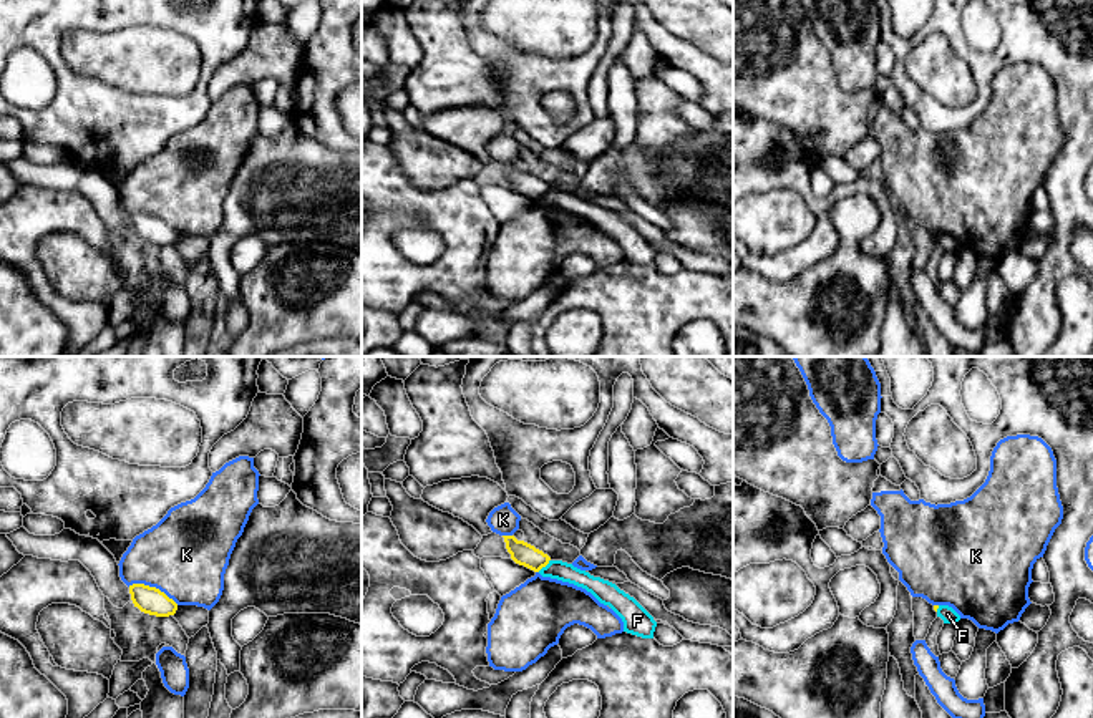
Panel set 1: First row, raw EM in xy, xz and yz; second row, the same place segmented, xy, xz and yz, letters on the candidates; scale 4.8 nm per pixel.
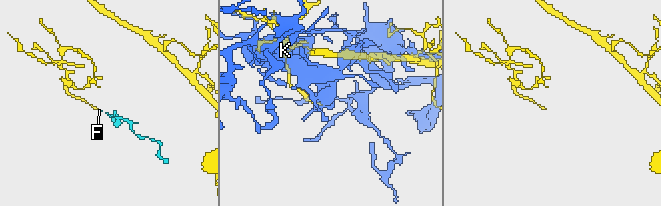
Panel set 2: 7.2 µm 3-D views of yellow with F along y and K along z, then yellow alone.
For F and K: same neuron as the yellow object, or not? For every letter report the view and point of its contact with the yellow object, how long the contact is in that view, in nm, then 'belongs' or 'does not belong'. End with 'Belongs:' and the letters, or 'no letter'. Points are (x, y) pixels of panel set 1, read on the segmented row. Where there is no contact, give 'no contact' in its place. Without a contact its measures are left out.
F: contact xz (544, 566); length 90 nm; does not belong
K: contact xy (153, 587); length 260 nm; does not belong
Belongs: no letter

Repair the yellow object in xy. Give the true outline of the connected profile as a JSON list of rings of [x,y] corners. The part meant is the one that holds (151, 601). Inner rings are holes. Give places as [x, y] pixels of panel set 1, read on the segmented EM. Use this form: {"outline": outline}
{"outline": [[[133,584],[129,585],[129,594],[134,607],[144,614],[169,617],[177,610],[177,604],[156,587]]]}

